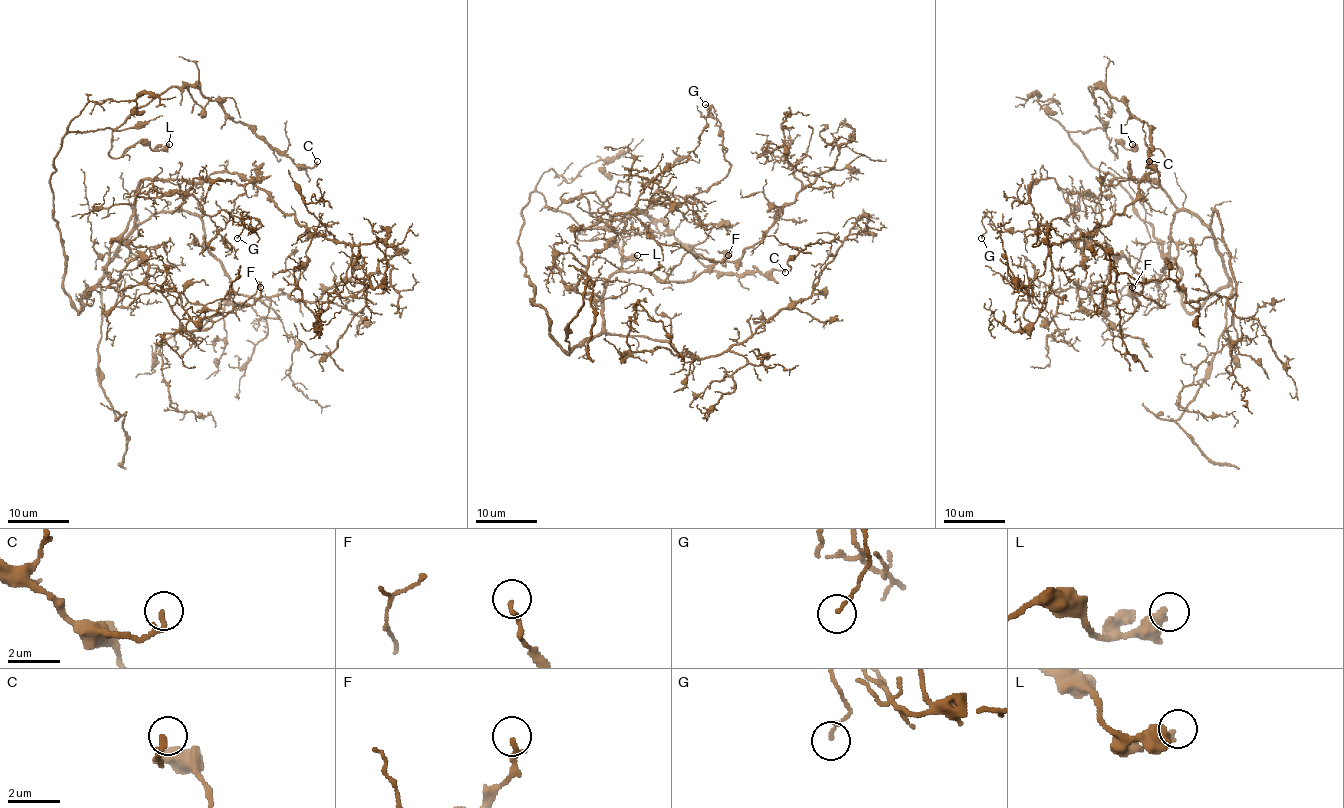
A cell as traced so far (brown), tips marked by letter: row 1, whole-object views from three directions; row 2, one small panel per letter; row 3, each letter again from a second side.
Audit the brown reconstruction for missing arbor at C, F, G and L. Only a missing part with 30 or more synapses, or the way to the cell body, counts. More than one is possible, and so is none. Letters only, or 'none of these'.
none of these

